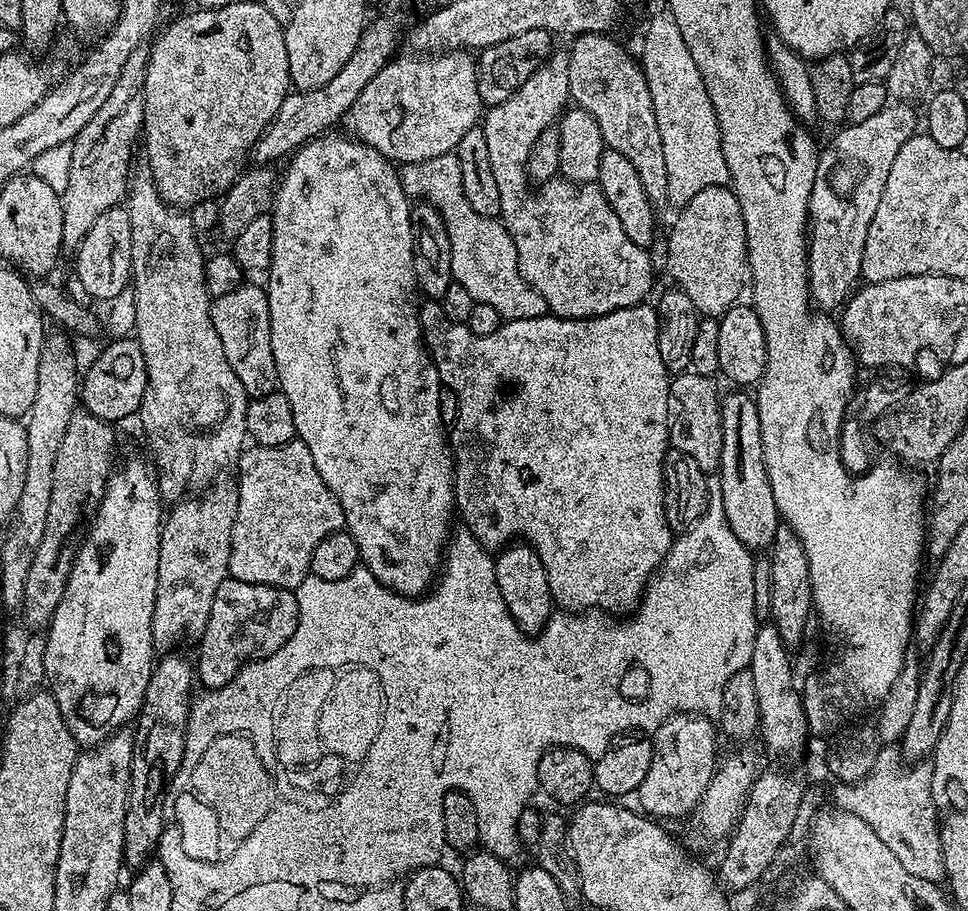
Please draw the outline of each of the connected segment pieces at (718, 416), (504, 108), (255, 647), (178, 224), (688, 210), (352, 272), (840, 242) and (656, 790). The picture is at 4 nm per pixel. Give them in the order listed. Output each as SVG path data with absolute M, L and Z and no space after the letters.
M687 370L679 373L668 385L670 401L670 423L668 439L671 447L678 449L689 458L694 458L706 474L712 474L720 467L722 458L722 414L720 401L722 392L716 389L717 381L711 376L703 376Z
M564 50L553 51L543 66L506 102L491 105L483 113L482 127L486 134L486 147L490 149L490 166L494 169L494 183L498 185L500 199L499 219L510 234L518 254L518 266L525 282L546 302L548 312L564 320L588 320L592 316L610 314L614 310L629 308L645 303L652 288L652 260L649 249L634 246L618 222L618 214L610 210L602 190L596 184L574 184L570 180L555 178L535 190L530 187L528 178L528 155L530 146L542 134L546 126L544 120L544 88L567 89L568 53Z
M231 578L224 580L214 594L214 606L210 610L206 630L198 641L200 661L198 659L195 661L194 668L198 673L199 683L201 680L204 683L203 687L208 690L226 686L251 660L264 660L278 651L292 637L298 626L299 605L300 601L295 591L265 584L251 584Z
M140 166L133 171L128 186L128 195L126 197L126 207L130 214L130 262L132 263L132 274L130 277L130 287L134 290L134 306L138 310L138 322L134 338L139 342L142 350L142 358L146 358L146 390L140 403L138 421L144 427L144 436L148 439L148 448L152 451L150 455L151 463L156 469L156 484L160 488L161 497L168 502L176 502L189 491L191 484L196 484L199 480L203 482L212 482L217 479L228 467L235 465L240 459L241 452L246 447L246 441L249 439L248 427L246 426L246 410L248 409L249 396L238 382L238 374L230 370L230 362L226 362L226 350L222 350L222 342L218 338L218 330L214 330L212 321L212 310L210 307L210 297L206 290L206 278L204 277L204 261L206 252L200 249L198 233L196 227L192 225L192 217L187 211L174 208L167 204L158 194L158 186L154 184L152 171L147 166Z
M710 186L694 194L690 202L675 213L676 221L672 224L672 233L668 236L668 268L678 288L694 302L699 315L704 318L719 318L727 308L741 299L740 291L745 291L748 271L748 243L746 242L746 226L742 218L742 206L738 206L738 198L731 187Z
M325 134L323 136L317 136L316 139L309 140L308 143L302 145L298 151L293 152L290 159L287 161L287 164L289 163L288 173L286 173L281 180L279 177L278 183L274 188L272 206L270 209L272 233L274 234L274 242L272 243L272 264L266 269L266 276L268 276L266 291L268 294L268 305L270 306L270 346L274 350L274 362L276 363L276 378L279 391L286 394L286 398L290 402L290 410L294 410L296 435L306 446L306 450L310 450L311 456L314 457L314 466L318 466L318 474L322 474L322 482L326 482L328 489L338 498L338 502L344 511L344 528L352 535L354 542L358 542L358 550L360 551L360 559L363 567L368 568L370 574L374 574L374 578L378 578L378 582L382 582L382 586L386 586L392 592L399 592L403 595L416 598L429 591L430 585L437 579L438 573L442 567L446 545L450 539L450 529L453 527L452 516L454 520L454 509L456 506L456 477L454 475L454 457L450 447L450 440L446 435L446 425L442 418L439 417L439 392L442 387L440 375L438 374L438 370L432 365L432 357L428 355L428 350L424 346L424 337L420 335L418 299L416 300L416 296L418 297L418 289L416 287L416 279L414 278L414 270L412 269L412 210L410 207L410 197L404 193L404 187L400 181L400 173L394 167L393 161L387 160L381 152L374 150L370 146L366 146L361 140L349 138L344 134L339 134L340 136L332 135L333 134Z
M892 102L888 107L878 110L878 114L874 114L874 118L866 118L866 122L858 122L857 124L848 124L841 127L840 132L828 145L823 145L822 151L819 153L816 162L816 173L814 174L814 182L812 183L812 193L810 194L810 202L808 203L808 294L811 303L820 310L832 310L828 308L839 309L841 305L847 301L857 287L858 281L861 279L860 271L862 270L862 250L866 250L866 234L870 234L870 222L874 222L874 214L878 211L878 202L882 202L882 190L886 190L886 178L890 178L890 166L894 166L894 158L898 158L898 150L902 150L902 146L906 146L906 142L917 135L916 128L916 112L911 103L908 102Z
M693 712L670 715L654 729L650 770L646 770L646 778L638 789L639 807L649 817L668 822L664 820L684 816L687 812L689 815L700 803L718 767L716 736L717 725L709 717L696 716Z

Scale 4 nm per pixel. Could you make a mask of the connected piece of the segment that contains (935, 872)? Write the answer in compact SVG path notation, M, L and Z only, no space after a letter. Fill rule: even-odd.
M884 746L877 751L876 765L872 768L872 775L859 784L837 783L835 807L844 812L854 814L882 838L884 845L893 852L894 858L902 862L903 868L914 878L940 882L945 879L944 855L940 841L940 825L936 818L936 807L932 801L932 765L928 762L916 762L913 768L907 768L905 757L895 747Z

